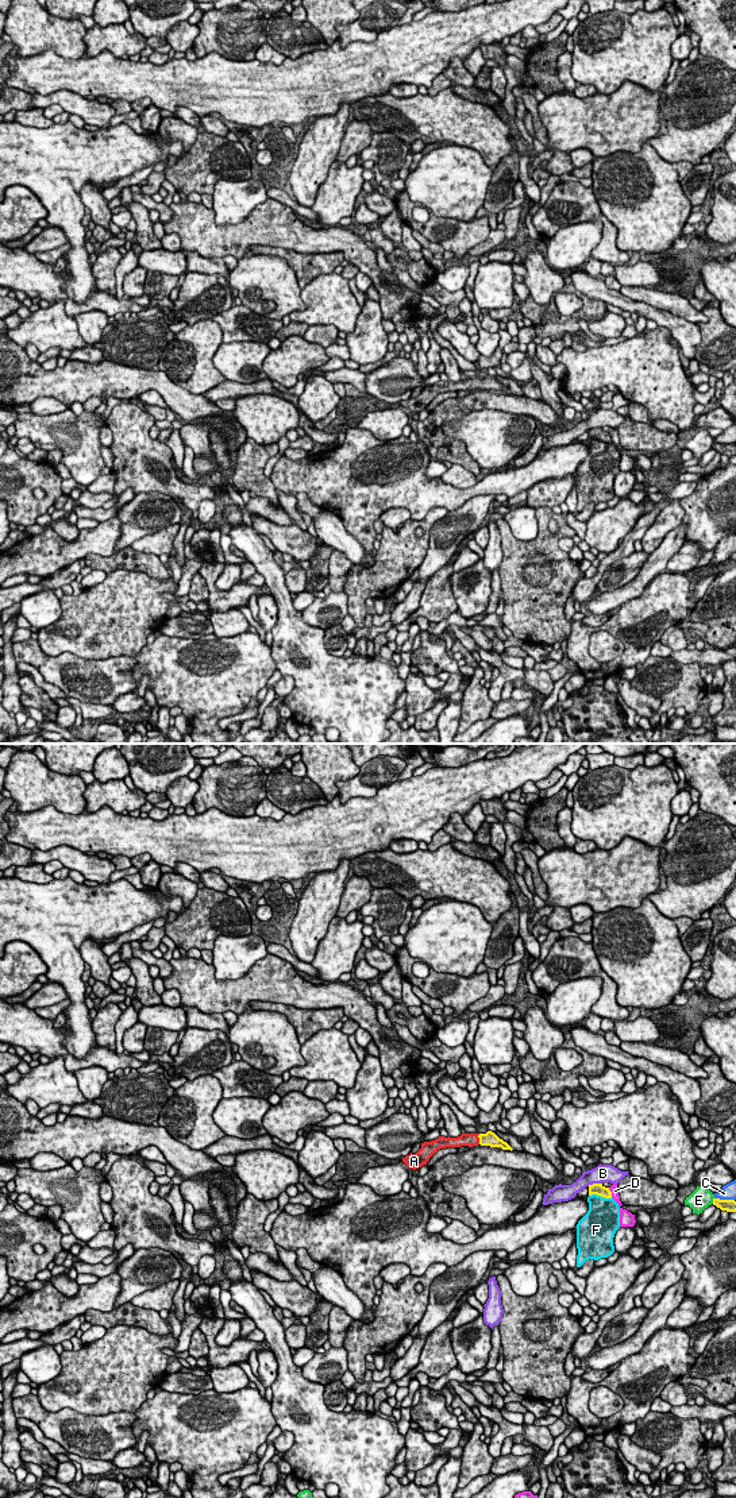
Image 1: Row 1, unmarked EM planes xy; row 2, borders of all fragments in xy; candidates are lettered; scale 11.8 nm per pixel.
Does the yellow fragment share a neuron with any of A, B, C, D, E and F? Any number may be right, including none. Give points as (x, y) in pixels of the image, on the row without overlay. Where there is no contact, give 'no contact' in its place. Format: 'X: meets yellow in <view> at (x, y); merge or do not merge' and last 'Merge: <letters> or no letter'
A: meets yellow in xy at (480, 383); merge
B: meets yellow in xy at (594, 428); do not merge
C: meets yellow in xy at (724, 444); do not merge
D: meets yellow in xy at (611, 437); do not merge
E: meets yellow in xy at (713, 444); do not merge
F: meets yellow in xy at (600, 439); do not merge
Merge: A

